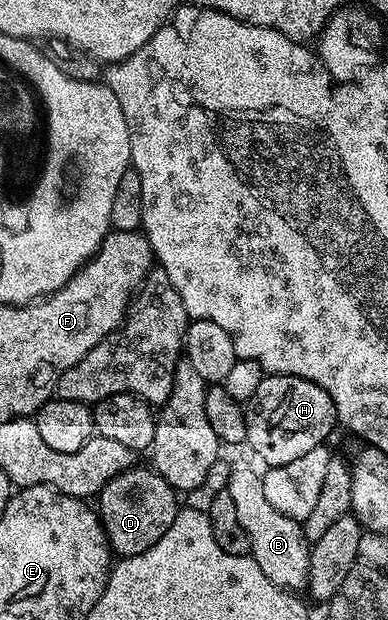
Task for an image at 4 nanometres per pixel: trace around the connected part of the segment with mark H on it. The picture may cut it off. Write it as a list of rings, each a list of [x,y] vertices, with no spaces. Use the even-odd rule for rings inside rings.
[[[267,374],[245,408],[246,443],[263,459],[266,467],[283,467],[304,457],[304,453],[312,453],[312,449],[323,446],[334,427],[339,426],[332,397],[328,397],[320,385],[295,375]]]

